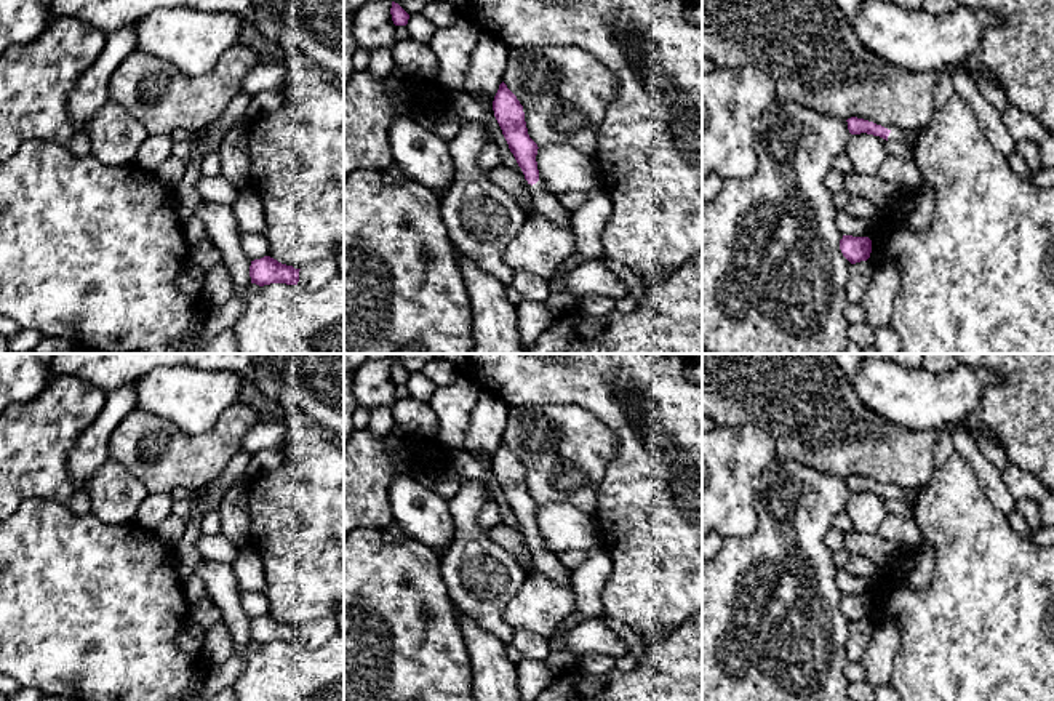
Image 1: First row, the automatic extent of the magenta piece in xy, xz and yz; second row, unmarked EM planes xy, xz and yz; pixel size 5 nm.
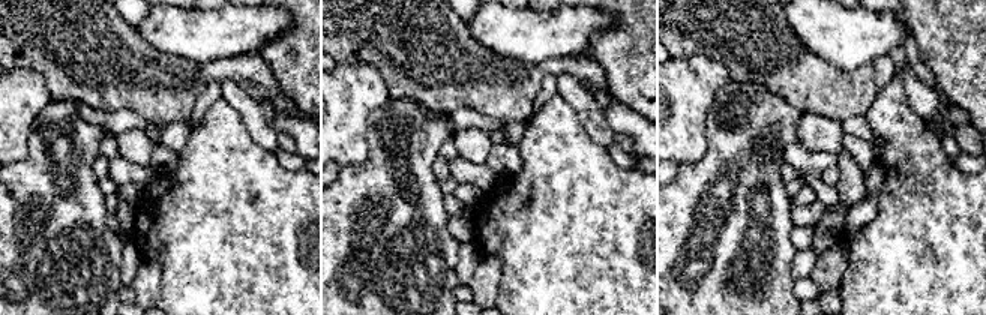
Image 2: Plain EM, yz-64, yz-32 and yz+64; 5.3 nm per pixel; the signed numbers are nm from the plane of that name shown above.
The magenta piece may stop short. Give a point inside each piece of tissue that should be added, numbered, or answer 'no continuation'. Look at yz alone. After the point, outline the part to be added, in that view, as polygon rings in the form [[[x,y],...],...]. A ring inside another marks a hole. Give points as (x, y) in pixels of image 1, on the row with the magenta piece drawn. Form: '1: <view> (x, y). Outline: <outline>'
1: yz (896, 135). Outline: [[[892,130],[888,136],[889,141],[904,141],[904,142],[916,142],[916,134],[918,131],[913,131],[913,130]]]

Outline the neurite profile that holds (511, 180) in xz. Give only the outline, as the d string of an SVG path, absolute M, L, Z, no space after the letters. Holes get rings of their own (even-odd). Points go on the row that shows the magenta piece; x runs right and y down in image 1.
M499 163L493 170L486 171L486 176L499 189L502 189L510 197L526 198L533 203L531 184L525 179L525 174L520 166L510 166L507 163Z

